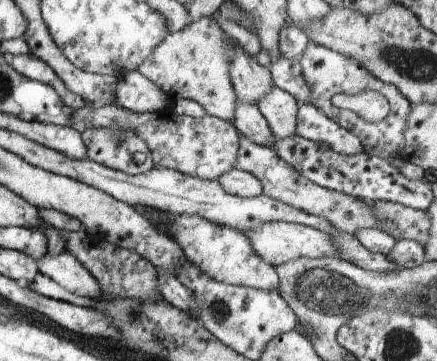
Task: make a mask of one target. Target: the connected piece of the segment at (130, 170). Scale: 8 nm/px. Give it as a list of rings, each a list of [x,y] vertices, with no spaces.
[[[118,124],[81,132],[88,159],[130,176],[152,170],[154,160],[148,142]]]

